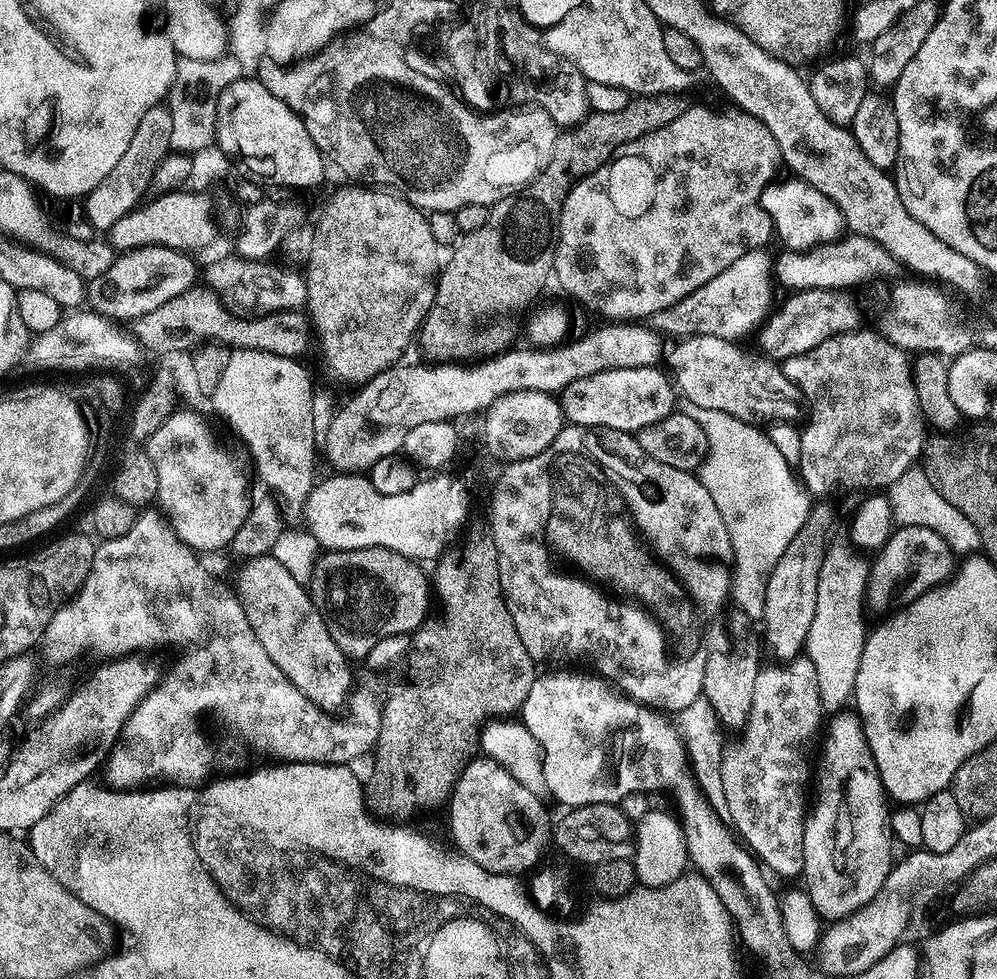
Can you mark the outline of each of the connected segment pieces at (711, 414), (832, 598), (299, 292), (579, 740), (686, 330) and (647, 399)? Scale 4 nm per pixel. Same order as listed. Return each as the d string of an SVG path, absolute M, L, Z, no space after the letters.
M683 405L682 411L698 422L708 439L707 456L703 461L702 483L714 498L714 506L718 506L718 514L722 514L724 531L730 534L729 545L732 547L731 563L734 565L730 600L737 609L749 616L753 622L763 621L766 610L766 586L770 582L770 574L778 560L786 554L790 542L804 529L810 519L808 503L810 497L793 465L786 462L782 450L770 442L767 431L760 432L755 423L739 416L722 414L722 410L706 410L706 406Z
M829 547L824 557L824 565L820 567L818 578L818 594L814 606L814 622L810 622L810 634L804 643L806 658L814 666L814 674L818 678L818 694L825 713L836 714L844 703L849 703L856 686L856 675L862 658L866 627L864 628L864 583L870 580L870 572L864 569L862 561L854 556L847 556L838 549Z
M224 256L208 268L207 287L220 293L233 309L244 314L295 312L308 303L308 281L305 273L284 264L263 264L260 260L239 260Z
M556 672L553 676L541 675L530 687L530 692L526 694L522 707L522 723L526 730L533 735L543 753L544 764L544 788L560 804L569 804L569 809L584 807L592 803L608 803L619 805L628 796L637 794L652 794L655 788L664 788L667 784L672 784L686 770L686 747L681 739L677 725L665 713L654 709L646 708L637 700L630 700L621 694L609 681L599 675L591 674L587 676L584 672Z
M764 250L748 252L738 262L734 262L734 266L727 268L722 274L718 274L718 278L710 278L710 282L706 282L706 286L698 286L698 290L686 294L686 298L674 302L674 306L666 306L662 310L655 312L650 318L652 331L663 334L665 337L667 335L672 336L671 338L713 336L714 338L738 342L741 341L742 336L759 329L774 308L774 303L772 304L774 260L771 255L768 257L766 253L767 251Z
M653 366L650 368L623 368L622 370L602 370L598 374L590 374L590 378L578 378L574 382L570 382L570 386L566 386L562 393L562 407L565 412L565 419L568 424L580 424L583 428L609 428L610 430L618 430L619 432L626 432L629 434L640 434L644 428L650 426L652 423L658 423L660 420L670 415L677 407L678 392L674 387L673 381L669 379L663 371L660 373L659 367Z

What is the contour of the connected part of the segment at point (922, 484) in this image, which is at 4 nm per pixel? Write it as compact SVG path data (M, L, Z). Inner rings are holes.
M914 466L898 482L892 484L888 489L888 497L891 515L899 525L926 526L927 529L934 530L958 556L968 556L981 549L980 535L974 524L956 506L951 506L942 494L938 494L937 488L921 467Z

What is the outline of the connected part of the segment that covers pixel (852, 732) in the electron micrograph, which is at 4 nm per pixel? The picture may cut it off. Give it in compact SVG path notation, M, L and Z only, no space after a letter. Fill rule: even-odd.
M844 715L827 725L824 757L819 757L814 772L814 803L804 825L802 884L824 922L844 920L866 907L882 890L894 863L890 810L884 807L886 793L871 760L864 726L859 715Z

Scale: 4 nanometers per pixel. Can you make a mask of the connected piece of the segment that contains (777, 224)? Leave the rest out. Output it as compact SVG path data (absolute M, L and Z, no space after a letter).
M787 179L769 184L760 196L760 206L766 209L768 217L772 219L775 235L778 240L780 236L783 247L793 252L802 252L818 244L830 244L833 240L839 240L846 228L840 207L830 198L826 198L822 190L814 190L814 186L804 180Z

